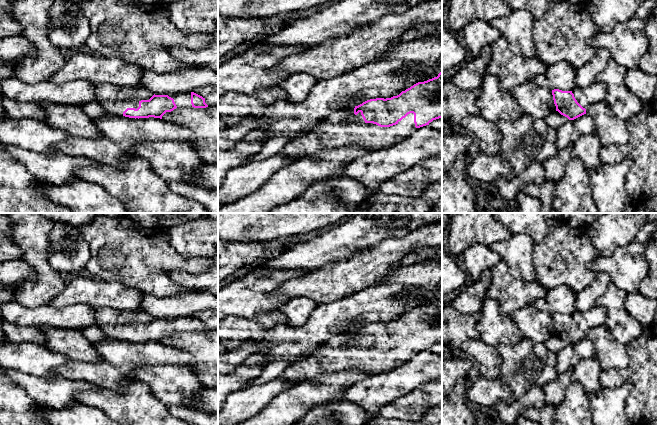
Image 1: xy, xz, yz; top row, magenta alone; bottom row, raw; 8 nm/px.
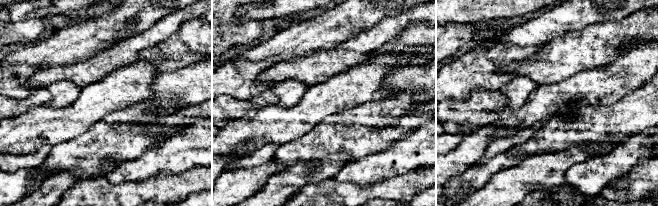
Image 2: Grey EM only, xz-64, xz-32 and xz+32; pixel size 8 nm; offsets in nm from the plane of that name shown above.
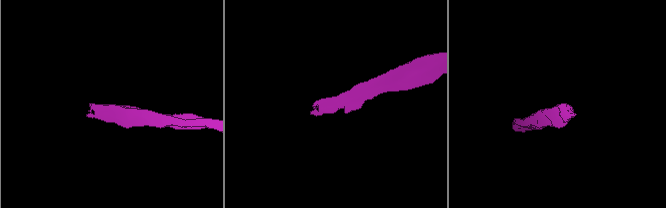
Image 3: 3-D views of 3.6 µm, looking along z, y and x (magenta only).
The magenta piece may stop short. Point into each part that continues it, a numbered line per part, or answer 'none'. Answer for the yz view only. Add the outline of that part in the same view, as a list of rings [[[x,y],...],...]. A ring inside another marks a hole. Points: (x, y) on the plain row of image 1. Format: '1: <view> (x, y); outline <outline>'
1: yz (596, 316); outline [[[594,306],[586,312],[575,312],[572,314],[575,323],[583,331],[587,332],[590,329],[603,325],[606,322],[606,311],[603,307]]]

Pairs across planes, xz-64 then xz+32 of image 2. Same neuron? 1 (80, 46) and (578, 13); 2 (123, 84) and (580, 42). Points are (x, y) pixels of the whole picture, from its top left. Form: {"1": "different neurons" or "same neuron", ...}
{"1": "same neuron", "2": "different neurons"}

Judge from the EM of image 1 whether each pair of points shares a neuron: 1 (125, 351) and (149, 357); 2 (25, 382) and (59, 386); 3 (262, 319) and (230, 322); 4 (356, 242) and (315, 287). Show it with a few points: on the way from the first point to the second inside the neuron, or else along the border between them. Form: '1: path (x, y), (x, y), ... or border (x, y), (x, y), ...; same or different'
1: path (131, 354), (143, 354); same
2: path (33, 385), (51, 386); same
3: path (254, 324), (238, 324); same
4: border (361, 251), (355, 251), (347, 258), (317, 269); different

